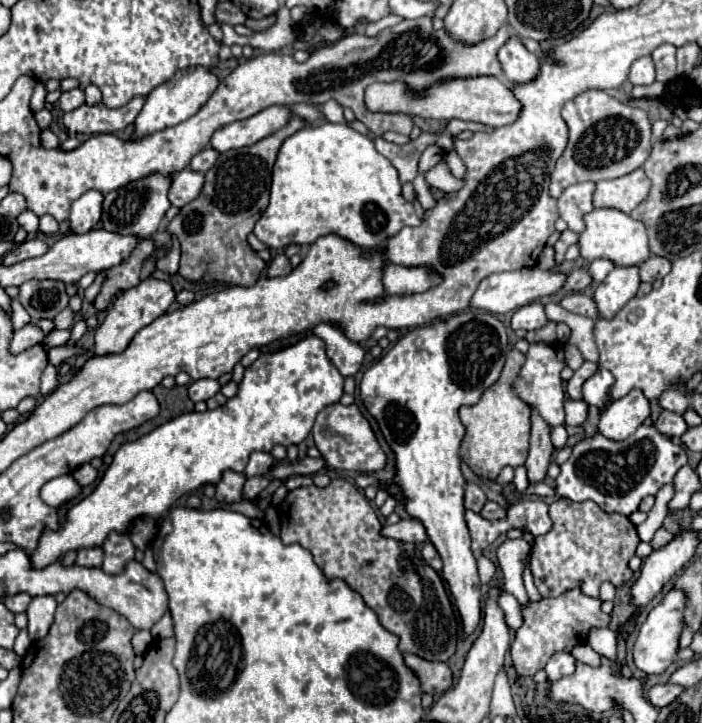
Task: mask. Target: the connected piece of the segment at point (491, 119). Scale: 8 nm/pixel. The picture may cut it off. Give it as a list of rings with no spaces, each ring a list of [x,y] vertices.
[[[452,77],[432,83],[424,91],[410,91],[406,83],[372,83],[364,91],[364,105],[372,113],[404,113],[422,119],[462,119],[488,127],[502,127],[514,123],[520,103],[510,95],[510,87],[498,77]]]

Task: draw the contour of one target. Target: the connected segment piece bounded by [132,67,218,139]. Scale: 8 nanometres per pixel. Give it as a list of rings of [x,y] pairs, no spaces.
[[[190,67],[184,71],[178,71],[172,79],[168,79],[166,83],[158,85],[144,101],[142,111],[138,113],[136,121],[134,121],[134,139],[142,139],[146,135],[152,135],[156,131],[162,131],[166,127],[174,127],[182,121],[186,121],[188,117],[192,117],[214,93],[214,89],[218,87],[218,79],[214,73],[210,73],[204,67]]]

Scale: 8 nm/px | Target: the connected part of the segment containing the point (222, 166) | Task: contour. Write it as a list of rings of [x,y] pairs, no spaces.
[[[296,103],[290,105],[290,121],[276,133],[260,139],[258,143],[234,151],[220,153],[214,167],[204,173],[204,187],[200,195],[184,205],[180,213],[170,221],[168,233],[176,235],[182,247],[182,259],[178,275],[196,283],[228,283],[238,287],[252,287],[266,263],[248,245],[246,237],[252,233],[256,221],[268,207],[270,175],[278,147],[292,133],[312,127],[324,119],[324,113],[316,105]]]

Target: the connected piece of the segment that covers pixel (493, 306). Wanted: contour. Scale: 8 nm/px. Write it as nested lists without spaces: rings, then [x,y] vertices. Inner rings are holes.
[[[526,267],[526,269],[518,269],[518,271],[492,273],[480,281],[478,289],[474,291],[474,295],[470,299],[470,307],[502,315],[502,313],[514,311],[522,305],[528,305],[530,301],[536,301],[538,297],[556,293],[564,285],[564,281],[566,281],[566,275],[556,273],[556,271],[542,271],[540,267]]]

